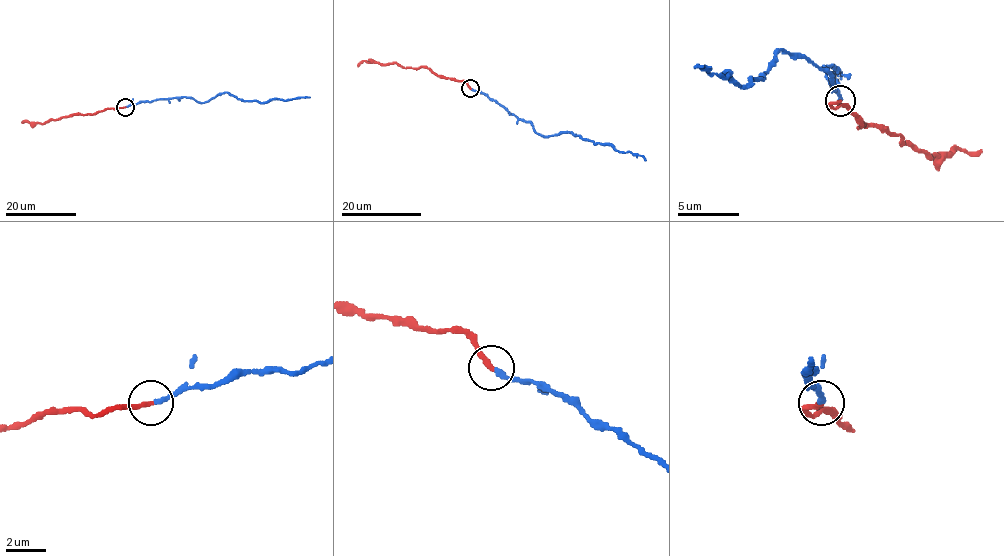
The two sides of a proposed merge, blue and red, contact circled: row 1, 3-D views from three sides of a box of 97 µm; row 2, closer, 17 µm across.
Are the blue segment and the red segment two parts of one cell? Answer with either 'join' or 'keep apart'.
join

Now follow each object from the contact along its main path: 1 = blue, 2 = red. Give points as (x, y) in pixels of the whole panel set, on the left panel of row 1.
1: (125, 107), (158, 99), (188, 97), (203, 102), (228, 92), (238, 99), (258, 102), (310, 97)
2: (125, 107), (73, 114), (43, 123), (22, 122)

